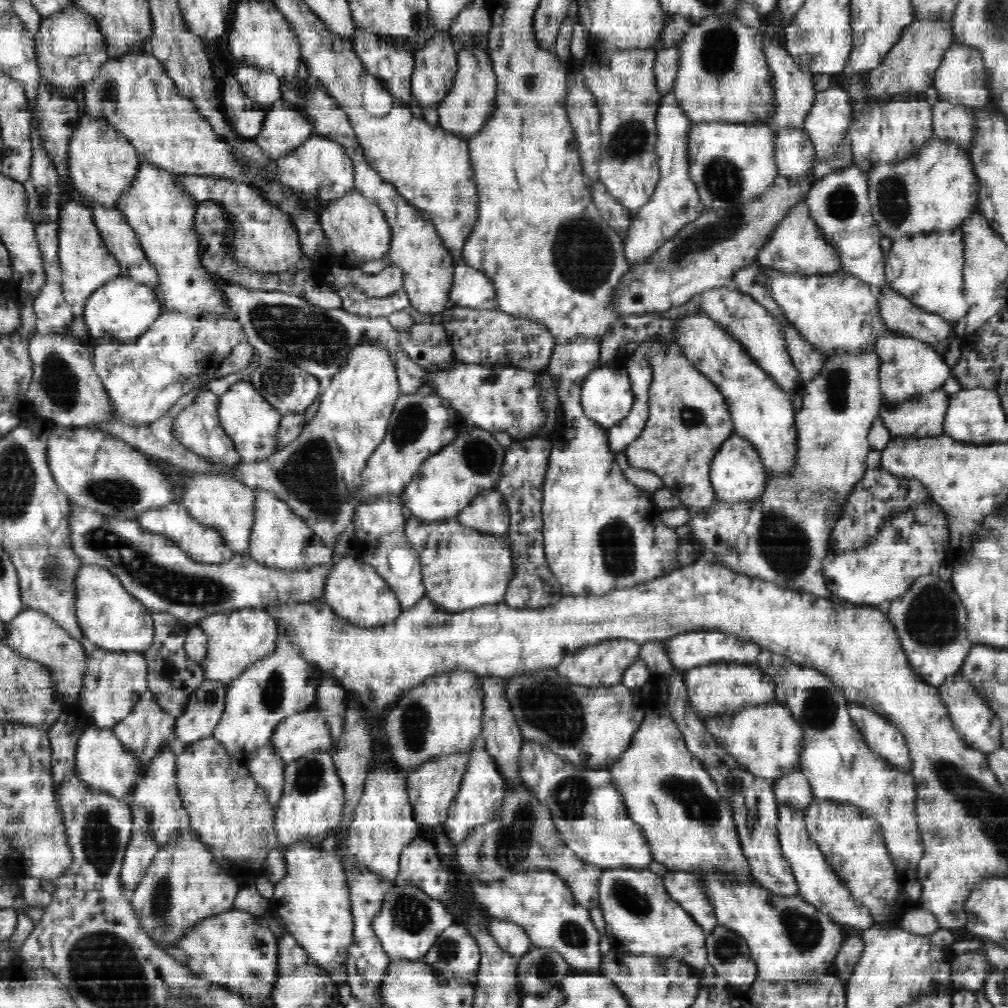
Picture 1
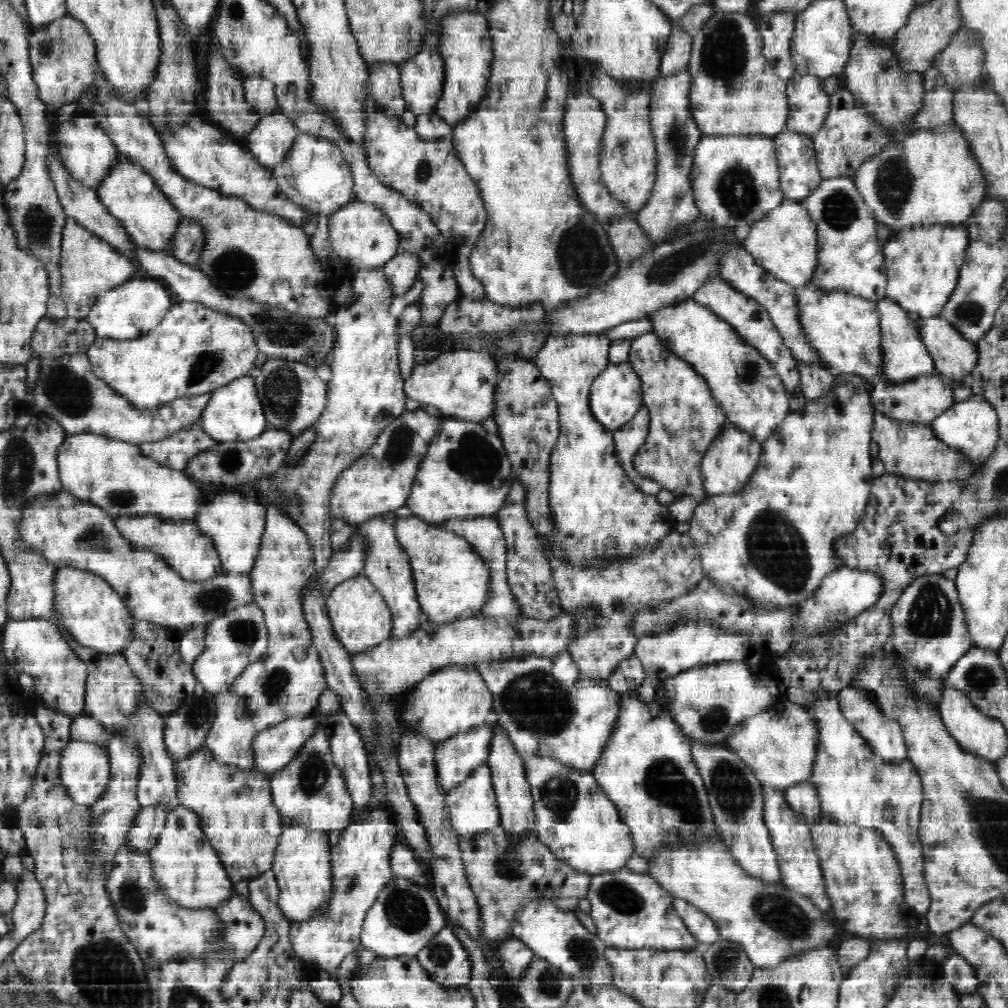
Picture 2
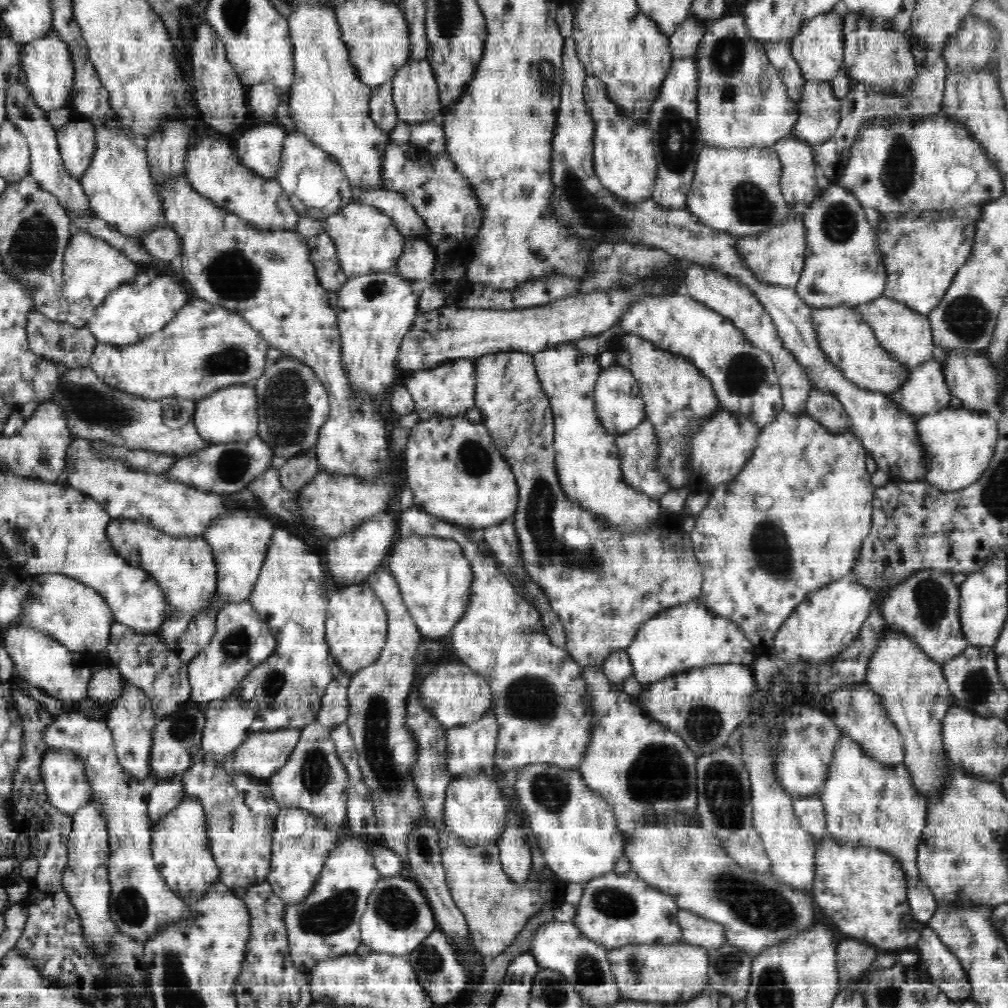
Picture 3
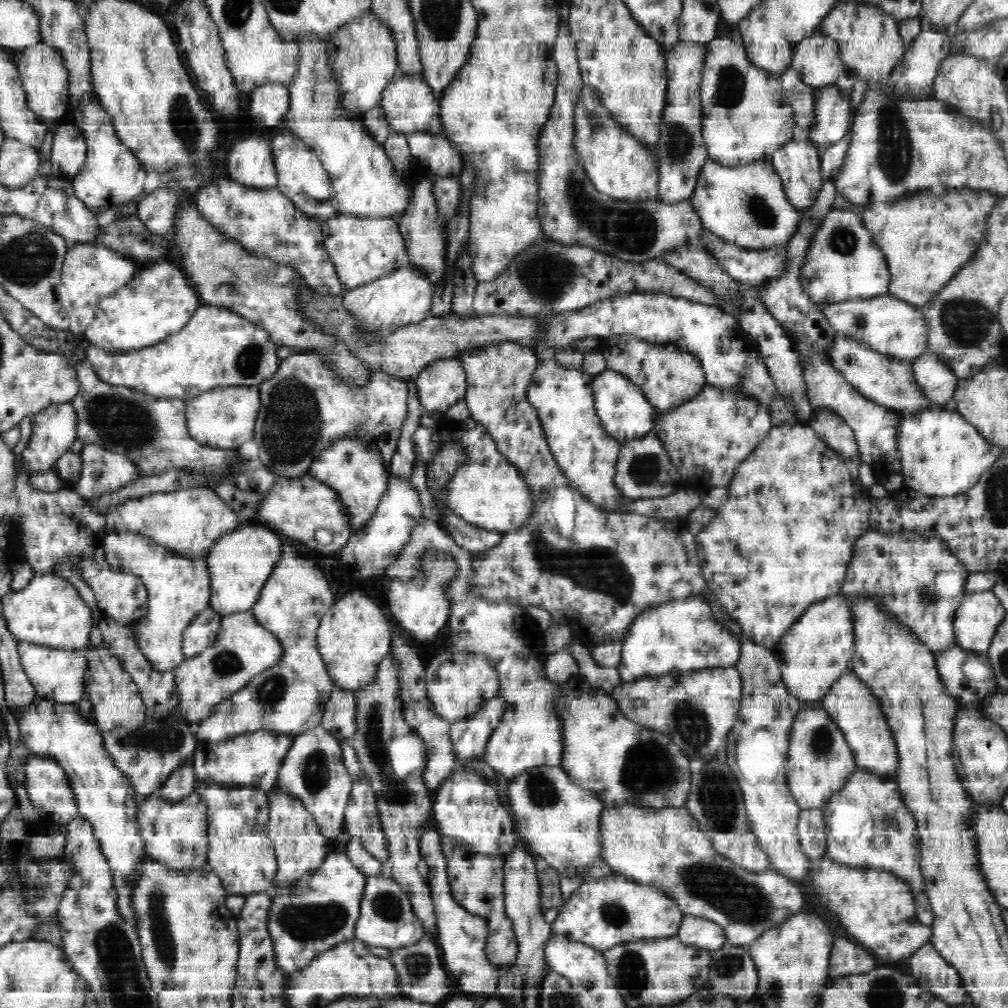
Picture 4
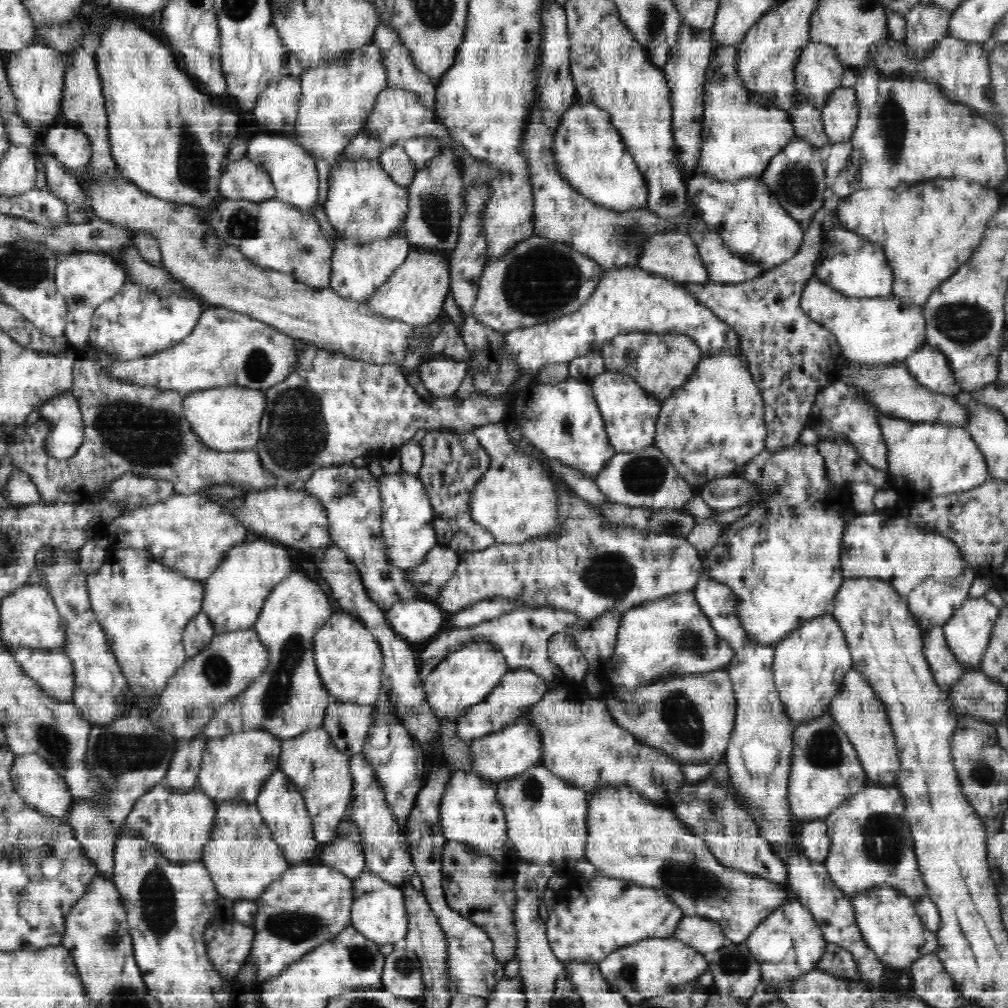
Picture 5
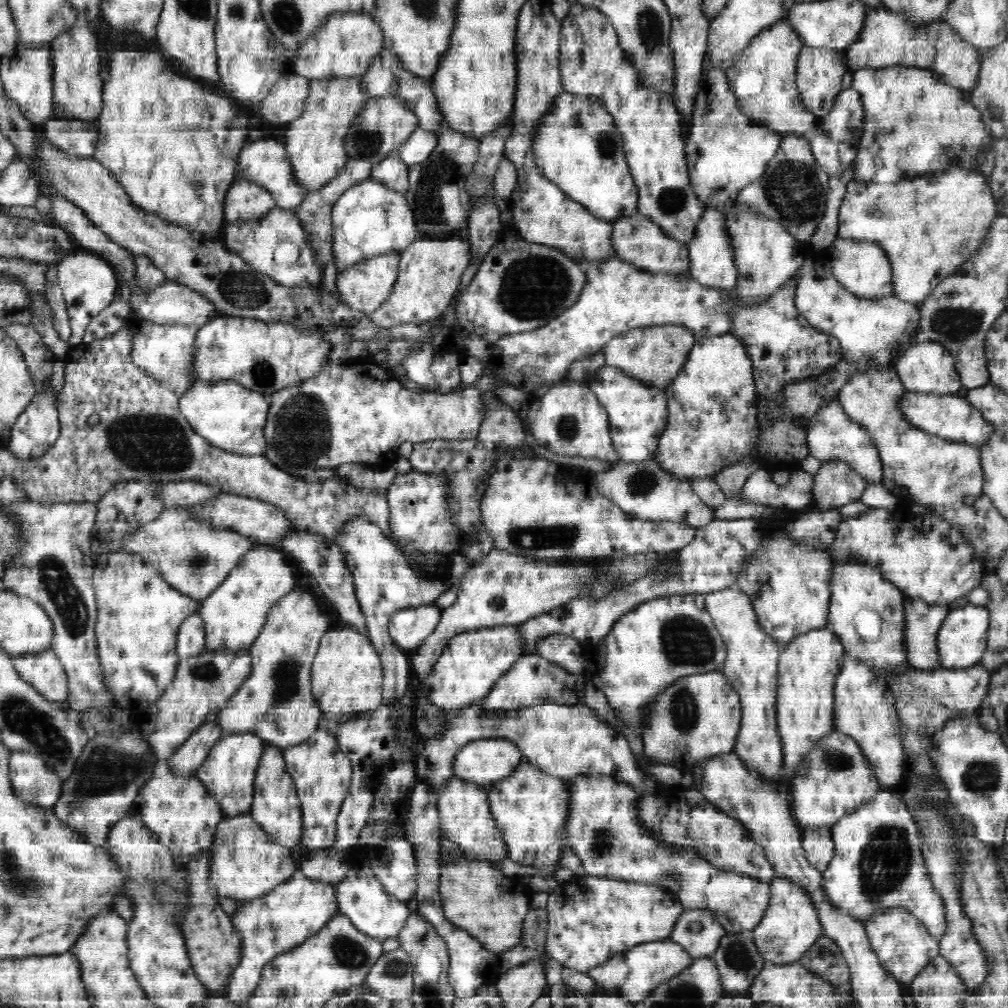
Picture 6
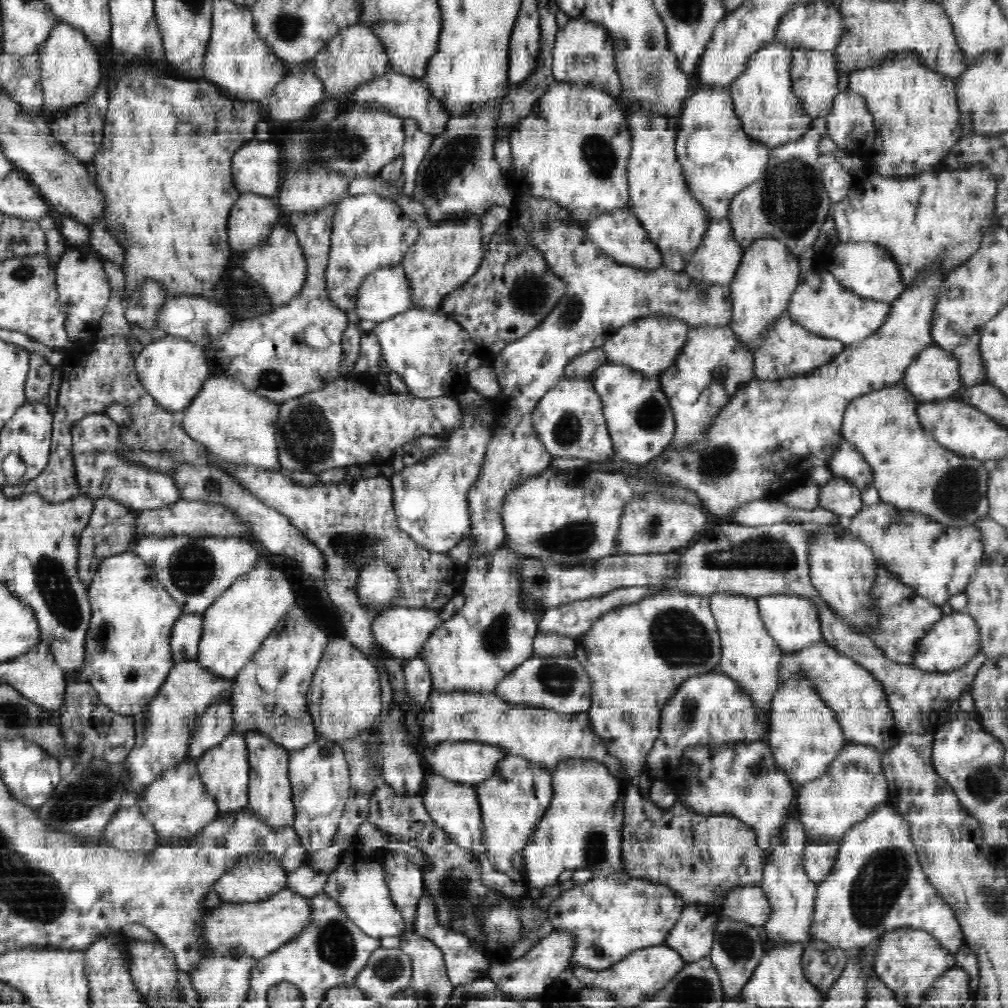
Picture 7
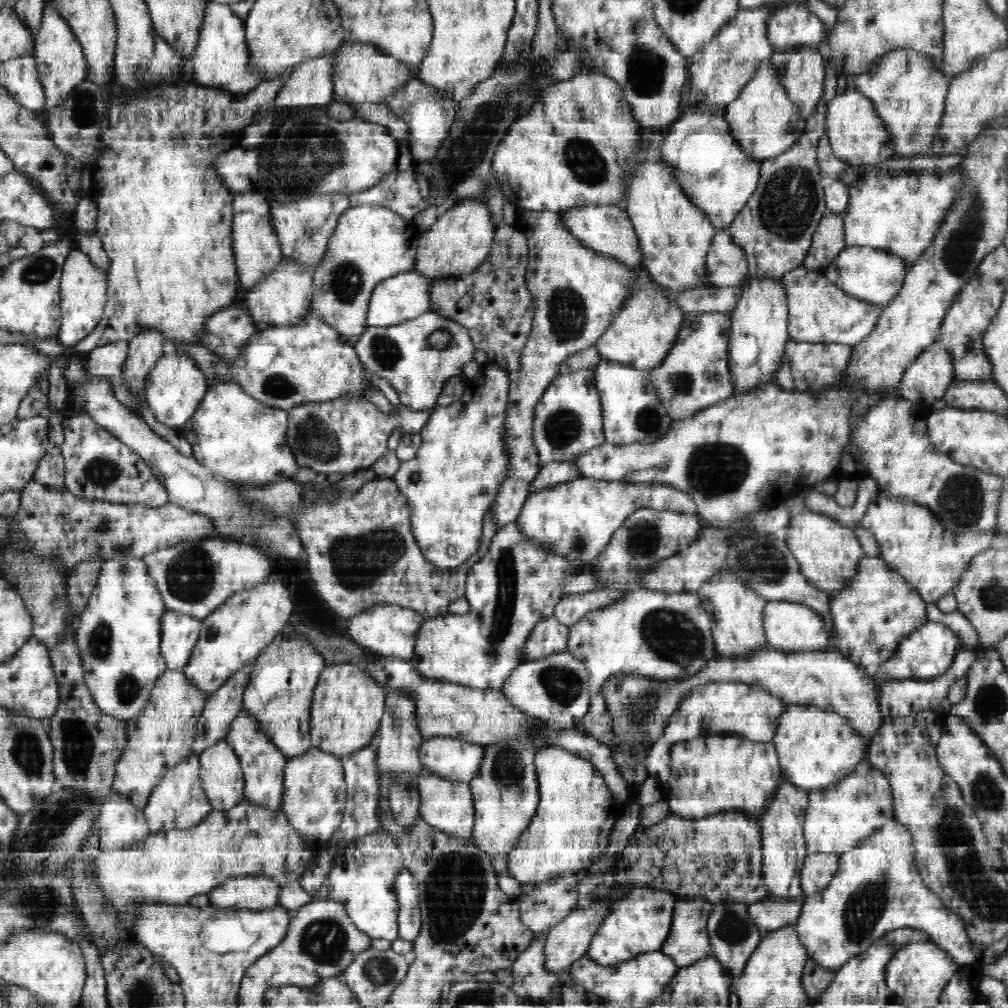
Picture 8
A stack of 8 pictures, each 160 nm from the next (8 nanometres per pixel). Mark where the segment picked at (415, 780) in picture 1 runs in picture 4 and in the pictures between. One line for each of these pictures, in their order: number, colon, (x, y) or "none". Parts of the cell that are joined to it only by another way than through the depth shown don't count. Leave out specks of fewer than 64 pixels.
2: (456, 760)
3: (471, 748)
4: (470, 736)

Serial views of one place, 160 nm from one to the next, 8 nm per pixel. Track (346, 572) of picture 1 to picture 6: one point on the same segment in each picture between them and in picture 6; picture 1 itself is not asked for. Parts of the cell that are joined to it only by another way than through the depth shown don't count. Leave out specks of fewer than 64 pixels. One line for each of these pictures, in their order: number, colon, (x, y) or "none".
2: (360, 617)
3: (356, 628)
4: (354, 635)
5: (350, 661)
6: (347, 674)

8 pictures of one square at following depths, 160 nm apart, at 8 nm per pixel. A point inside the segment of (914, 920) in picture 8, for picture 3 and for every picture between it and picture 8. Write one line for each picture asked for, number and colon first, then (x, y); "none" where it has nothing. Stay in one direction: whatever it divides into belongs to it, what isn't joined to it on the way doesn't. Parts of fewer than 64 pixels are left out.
3: (866, 803)
4: (868, 823)
5: (871, 843)
6: (877, 863)
7: (877, 883)

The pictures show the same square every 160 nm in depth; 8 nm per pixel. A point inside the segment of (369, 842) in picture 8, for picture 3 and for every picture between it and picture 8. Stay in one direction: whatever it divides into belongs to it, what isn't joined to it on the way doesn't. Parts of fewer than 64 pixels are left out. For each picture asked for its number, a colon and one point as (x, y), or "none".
3: (397, 918)
4: (387, 919)
5: (378, 913)
6: (373, 910)
7: (360, 889)

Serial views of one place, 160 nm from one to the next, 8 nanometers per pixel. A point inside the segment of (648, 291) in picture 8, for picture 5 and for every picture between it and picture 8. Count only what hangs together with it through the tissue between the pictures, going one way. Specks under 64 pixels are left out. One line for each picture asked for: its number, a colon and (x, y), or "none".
5: (661, 364)
6: (654, 355)
7: (650, 346)

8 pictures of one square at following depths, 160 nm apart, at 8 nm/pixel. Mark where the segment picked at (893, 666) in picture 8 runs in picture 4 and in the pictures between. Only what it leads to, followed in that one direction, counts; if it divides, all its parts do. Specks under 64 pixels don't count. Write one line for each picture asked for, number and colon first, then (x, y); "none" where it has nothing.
4: (976, 621)
5: (968, 631)
6: (962, 639)
7: (954, 639)

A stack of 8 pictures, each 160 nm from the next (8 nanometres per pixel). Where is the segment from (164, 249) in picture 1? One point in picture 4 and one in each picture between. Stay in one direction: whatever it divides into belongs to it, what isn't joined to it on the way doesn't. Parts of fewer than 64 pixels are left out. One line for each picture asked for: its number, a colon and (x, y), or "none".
2: (130, 194)
3: (118, 183)
4: (112, 176)

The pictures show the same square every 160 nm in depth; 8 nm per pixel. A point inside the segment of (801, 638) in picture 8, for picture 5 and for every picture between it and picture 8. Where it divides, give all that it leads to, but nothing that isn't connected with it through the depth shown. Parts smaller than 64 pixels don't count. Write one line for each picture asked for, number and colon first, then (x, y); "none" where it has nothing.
5: (781, 563)
6: (788, 582)
7: (792, 620)

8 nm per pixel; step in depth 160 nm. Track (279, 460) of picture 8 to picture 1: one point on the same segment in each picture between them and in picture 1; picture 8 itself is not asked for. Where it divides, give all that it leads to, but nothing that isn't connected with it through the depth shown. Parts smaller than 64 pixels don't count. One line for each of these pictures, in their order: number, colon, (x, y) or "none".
1: (253, 424)
2: (234, 414)
3: (228, 415)
4: (224, 418)
5: (228, 418)
6: (227, 415)
7: (238, 425)

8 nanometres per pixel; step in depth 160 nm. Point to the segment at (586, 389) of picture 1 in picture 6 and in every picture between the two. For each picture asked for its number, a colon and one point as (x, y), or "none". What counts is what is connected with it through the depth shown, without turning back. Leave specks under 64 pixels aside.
2: (615, 396)
3: (618, 403)
4: (625, 413)
5: (630, 414)
6: (638, 413)

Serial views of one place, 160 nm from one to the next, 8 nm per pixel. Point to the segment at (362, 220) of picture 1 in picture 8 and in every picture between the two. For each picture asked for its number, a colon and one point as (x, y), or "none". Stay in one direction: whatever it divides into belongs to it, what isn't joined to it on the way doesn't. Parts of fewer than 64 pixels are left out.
2: (360, 233)
3: (366, 240)
4: (363, 249)
5: (358, 269)
6: (364, 286)
7: (385, 293)
8: (400, 298)

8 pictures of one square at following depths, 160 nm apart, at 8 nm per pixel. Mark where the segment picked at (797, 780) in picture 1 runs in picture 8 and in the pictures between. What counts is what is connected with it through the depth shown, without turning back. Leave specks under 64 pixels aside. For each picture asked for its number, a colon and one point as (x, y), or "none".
2: (802, 797)
3: (809, 811)
4: (811, 826)
5: (812, 838)
6: (817, 843)
7: (819, 857)
8: (820, 867)

